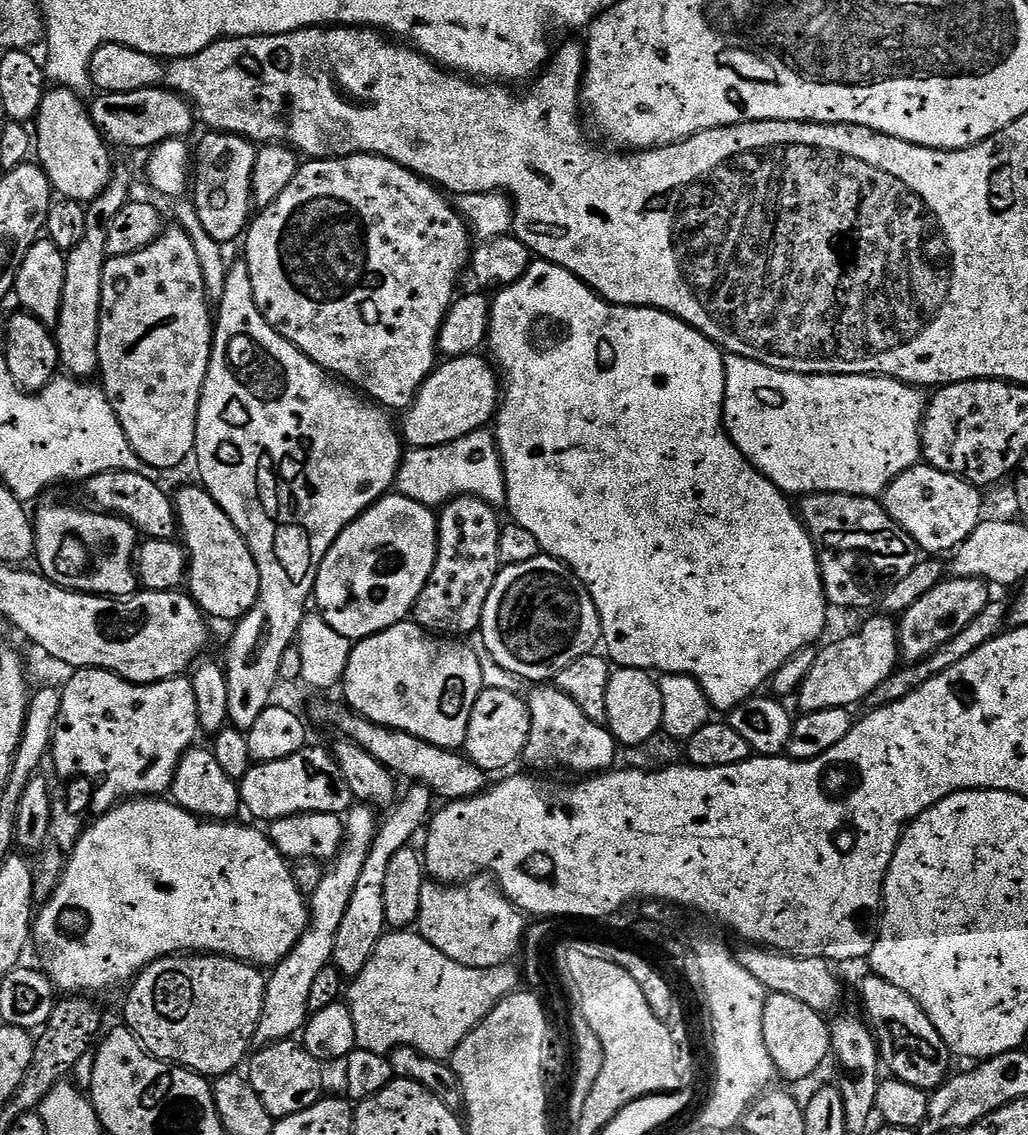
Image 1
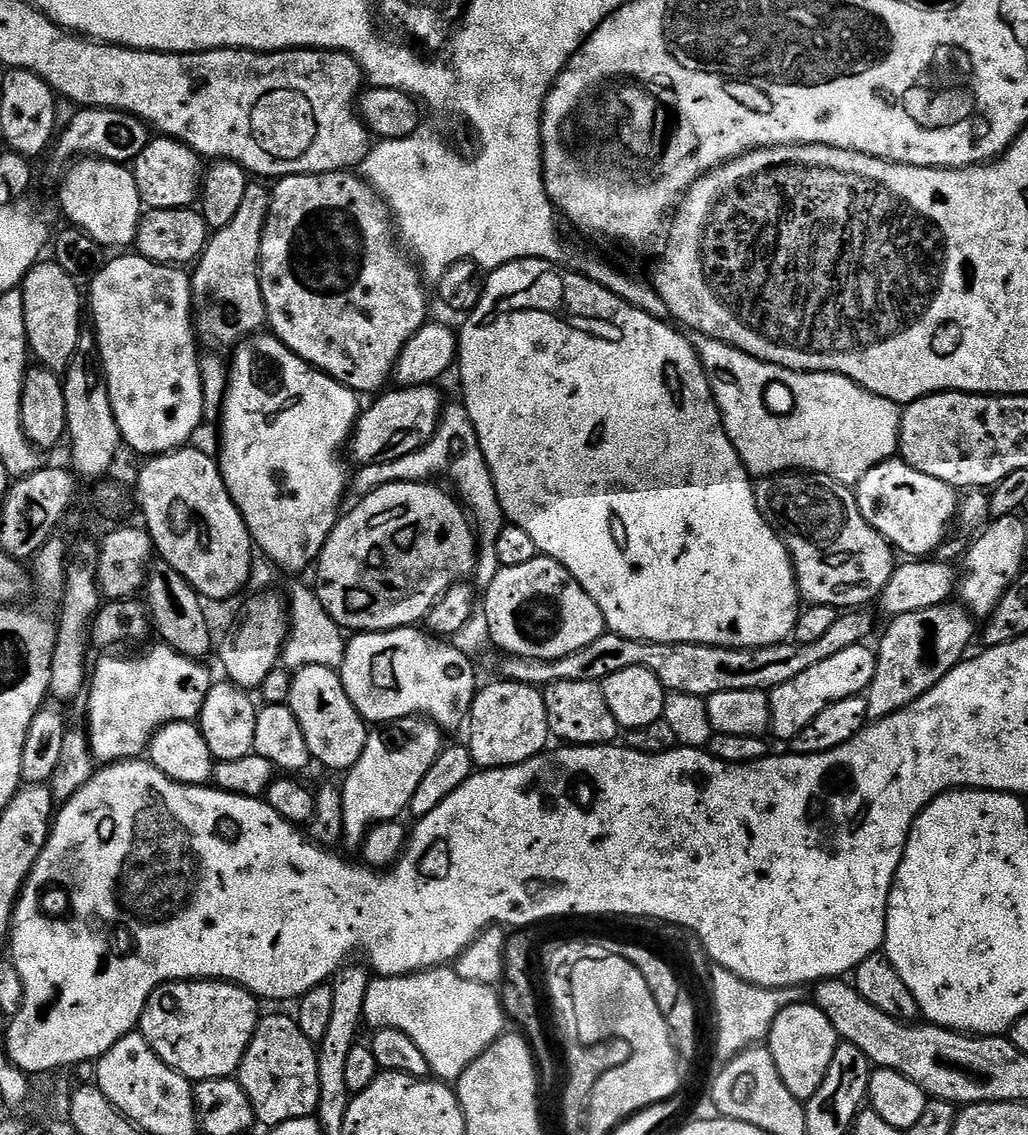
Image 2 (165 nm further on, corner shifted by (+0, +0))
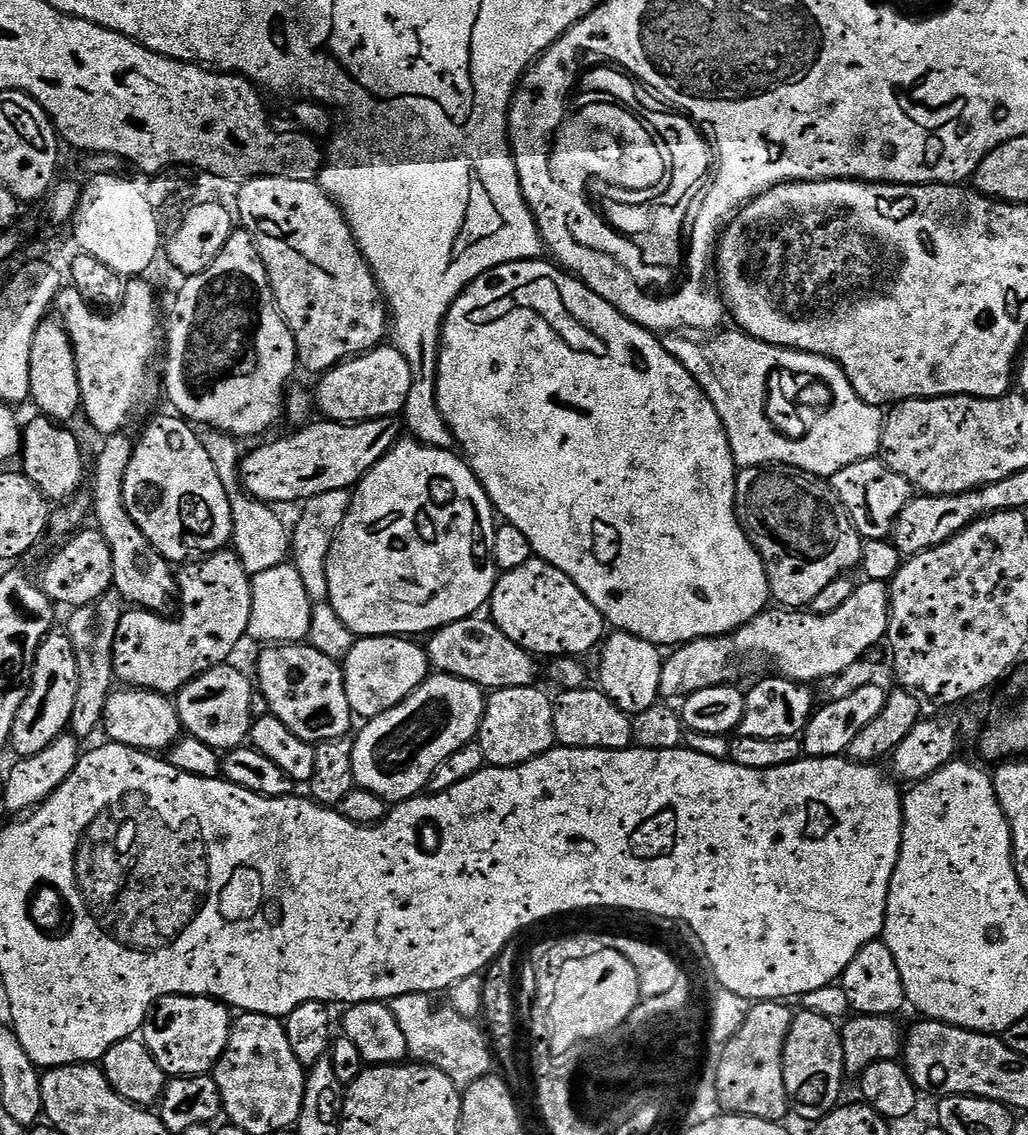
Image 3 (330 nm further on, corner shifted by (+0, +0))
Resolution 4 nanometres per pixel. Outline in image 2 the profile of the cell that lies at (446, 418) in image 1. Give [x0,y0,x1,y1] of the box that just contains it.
[350,384,442,465]

